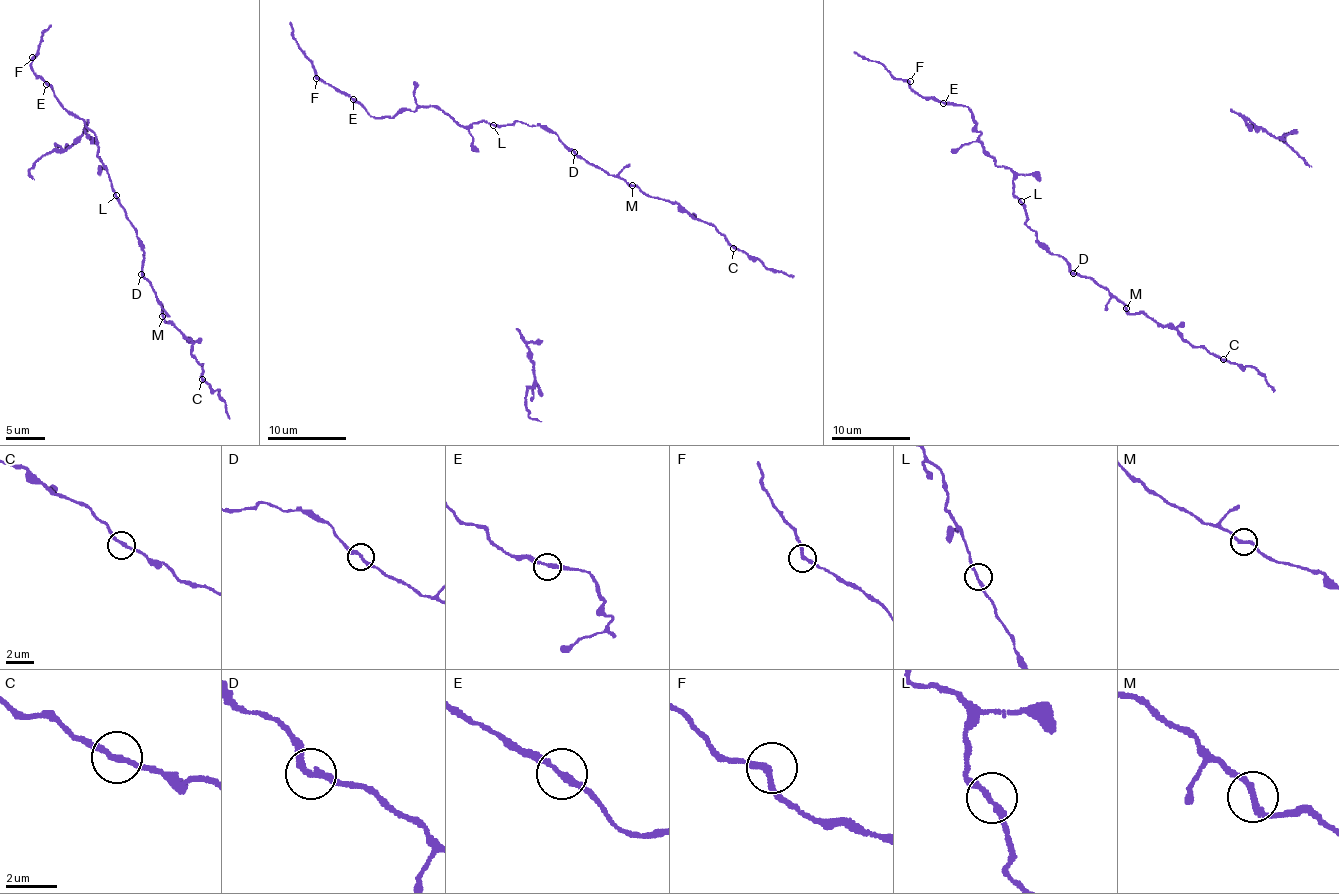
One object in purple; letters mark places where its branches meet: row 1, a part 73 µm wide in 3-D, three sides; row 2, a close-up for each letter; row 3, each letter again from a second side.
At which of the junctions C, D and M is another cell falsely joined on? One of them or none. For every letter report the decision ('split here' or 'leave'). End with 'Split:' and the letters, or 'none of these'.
C: leave
D: leave
M: leave
Split: none of these

